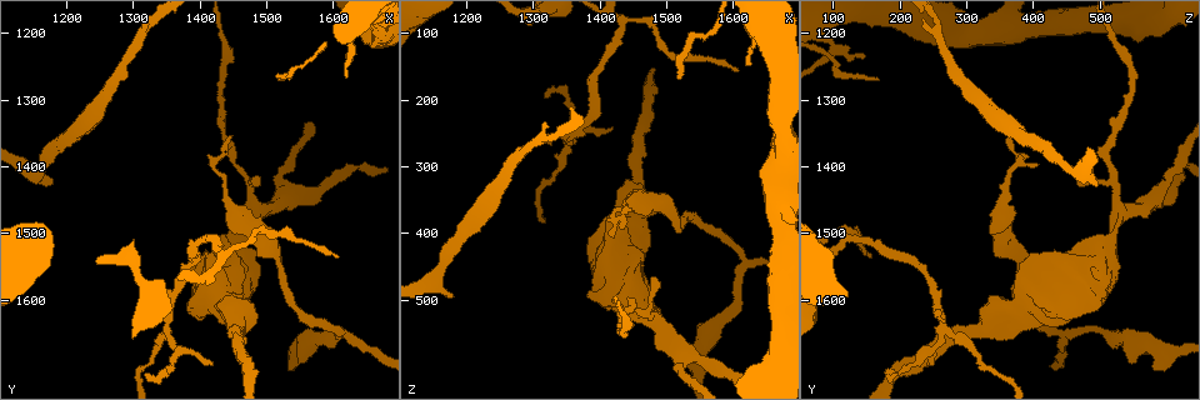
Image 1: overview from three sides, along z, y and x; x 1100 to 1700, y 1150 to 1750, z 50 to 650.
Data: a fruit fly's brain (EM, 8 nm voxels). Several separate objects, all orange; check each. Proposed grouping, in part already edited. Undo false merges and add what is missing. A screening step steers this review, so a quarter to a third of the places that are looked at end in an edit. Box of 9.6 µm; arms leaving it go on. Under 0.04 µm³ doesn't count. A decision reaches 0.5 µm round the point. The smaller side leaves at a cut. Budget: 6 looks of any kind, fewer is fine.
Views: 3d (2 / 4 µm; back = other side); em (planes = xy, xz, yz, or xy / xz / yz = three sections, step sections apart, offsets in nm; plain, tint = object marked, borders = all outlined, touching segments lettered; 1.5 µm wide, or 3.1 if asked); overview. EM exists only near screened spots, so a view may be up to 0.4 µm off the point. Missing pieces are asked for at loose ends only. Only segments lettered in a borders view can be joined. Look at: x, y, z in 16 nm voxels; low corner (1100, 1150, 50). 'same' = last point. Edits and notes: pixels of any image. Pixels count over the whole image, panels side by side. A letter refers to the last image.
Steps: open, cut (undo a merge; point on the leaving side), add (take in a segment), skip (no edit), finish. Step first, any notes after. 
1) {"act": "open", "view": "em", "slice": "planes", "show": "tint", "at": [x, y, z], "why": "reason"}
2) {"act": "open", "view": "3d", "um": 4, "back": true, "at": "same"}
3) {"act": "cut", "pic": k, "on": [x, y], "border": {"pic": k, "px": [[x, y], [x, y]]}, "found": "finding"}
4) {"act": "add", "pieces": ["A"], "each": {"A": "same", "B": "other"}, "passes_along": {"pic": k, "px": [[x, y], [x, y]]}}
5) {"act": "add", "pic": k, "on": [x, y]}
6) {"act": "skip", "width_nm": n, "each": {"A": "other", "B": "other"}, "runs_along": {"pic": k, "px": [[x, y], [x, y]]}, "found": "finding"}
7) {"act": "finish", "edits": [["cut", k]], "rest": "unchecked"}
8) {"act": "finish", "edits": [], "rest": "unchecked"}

{"act": "open", "view": "3d", "um": 2, "at": [1175, 1430, 495], "why": "free end"}

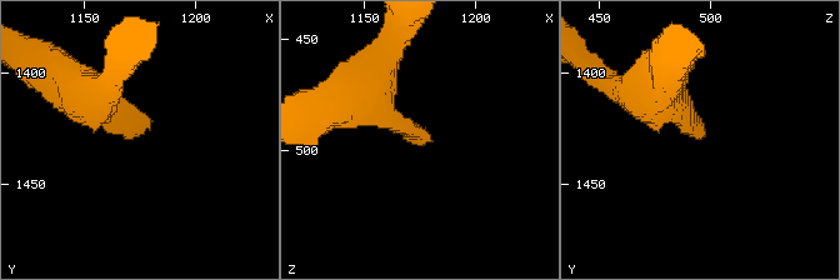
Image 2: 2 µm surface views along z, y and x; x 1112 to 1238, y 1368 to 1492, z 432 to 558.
{"act": "open", "view": "em", "slice": "xz", "step": 4, "show": "borders", "at": [1177, 1428, 498]}

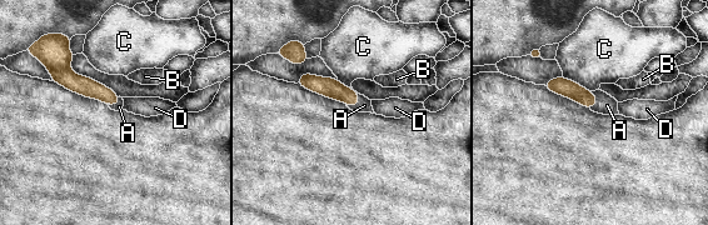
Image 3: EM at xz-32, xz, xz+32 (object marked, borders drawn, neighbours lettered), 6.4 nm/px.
{"act": "open", "view": "em", "slice": "planes", "show": "borders", "at": "same", "why": "cut it another way"}

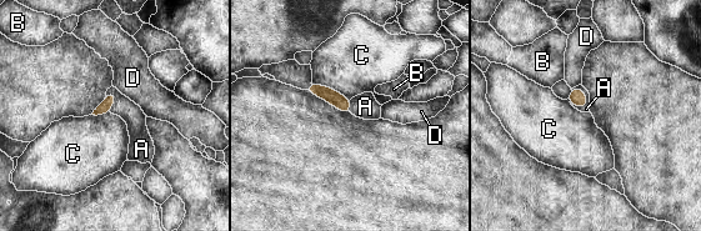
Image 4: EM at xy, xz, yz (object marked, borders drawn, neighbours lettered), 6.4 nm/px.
{"act": "add", "pieces": ["A"], "each": {"A": "same", "B": "other", "C": "other", "D": "other"}, "passes_along": {"pic": 4, "px": [[577, 98], [584, 94], [586, 109]]}, "found": "it goes on there"}

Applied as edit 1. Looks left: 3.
{"act": "open", "view": "3d", "um": 2, "back": true, "at": [1350, 1645, 265], "why": "arms part here"}

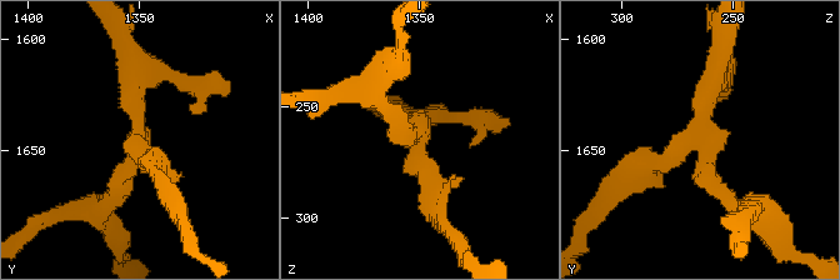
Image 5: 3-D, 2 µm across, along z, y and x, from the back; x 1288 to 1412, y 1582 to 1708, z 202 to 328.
{"act": "open", "view": "em", "slice": "xz", "step": 8, "show": "tint", "at": [1349, 1644, 264], "arms": 3}

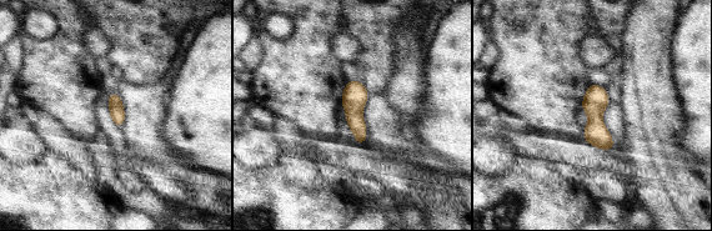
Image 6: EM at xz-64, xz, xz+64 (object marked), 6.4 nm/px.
{"act": "open", "view": "em", "slice": "planes", "show": "borders", "at": "same"}

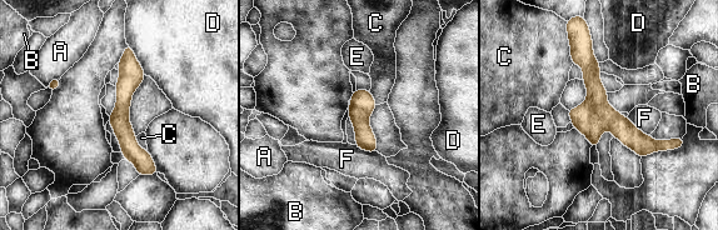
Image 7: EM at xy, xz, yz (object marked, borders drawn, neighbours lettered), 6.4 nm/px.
{"act": "skip", "width_nm": 120, "each": {"A": "other", "B": "other", "C": "other", "D": "other", "E": "other", "F": "other"}, "runs_along": {"pic": 7, "px": [[586, 44], [597, 103], [668, 146]]}, "found": "all the same neuron"}

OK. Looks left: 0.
{"act": "finish", "edits": [["add", 4]], "rest": "unchecked"}

